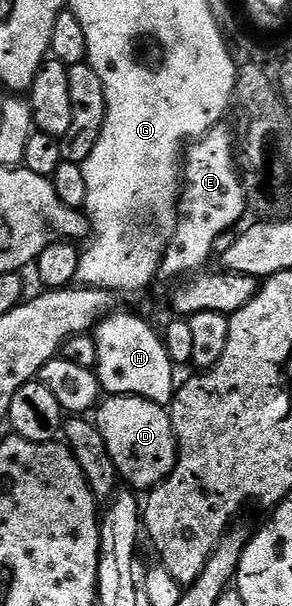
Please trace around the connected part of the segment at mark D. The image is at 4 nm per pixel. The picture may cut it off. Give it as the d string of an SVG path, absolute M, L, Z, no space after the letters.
M108 396L95 409L94 423L102 438L106 438L106 450L110 450L110 458L114 458L116 473L129 489L151 490L175 470L178 459L176 433L172 430L172 418L165 405L150 402L145 396Z

